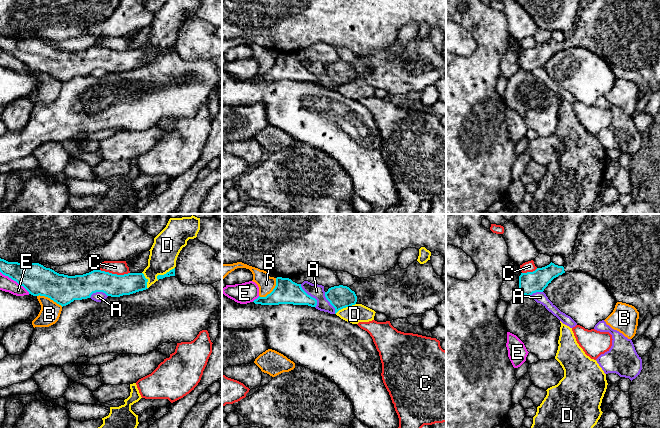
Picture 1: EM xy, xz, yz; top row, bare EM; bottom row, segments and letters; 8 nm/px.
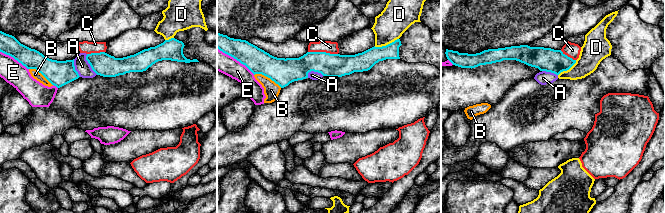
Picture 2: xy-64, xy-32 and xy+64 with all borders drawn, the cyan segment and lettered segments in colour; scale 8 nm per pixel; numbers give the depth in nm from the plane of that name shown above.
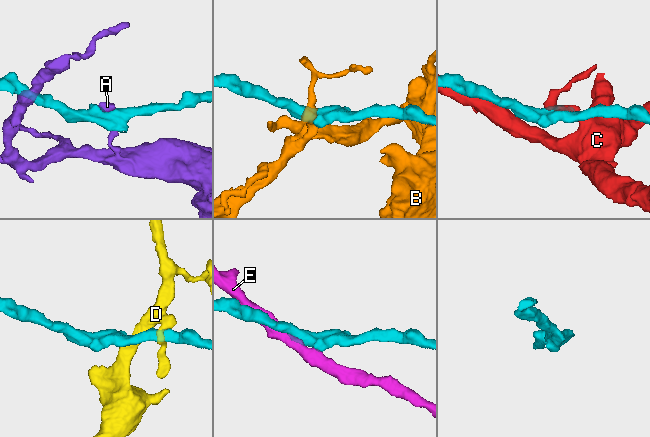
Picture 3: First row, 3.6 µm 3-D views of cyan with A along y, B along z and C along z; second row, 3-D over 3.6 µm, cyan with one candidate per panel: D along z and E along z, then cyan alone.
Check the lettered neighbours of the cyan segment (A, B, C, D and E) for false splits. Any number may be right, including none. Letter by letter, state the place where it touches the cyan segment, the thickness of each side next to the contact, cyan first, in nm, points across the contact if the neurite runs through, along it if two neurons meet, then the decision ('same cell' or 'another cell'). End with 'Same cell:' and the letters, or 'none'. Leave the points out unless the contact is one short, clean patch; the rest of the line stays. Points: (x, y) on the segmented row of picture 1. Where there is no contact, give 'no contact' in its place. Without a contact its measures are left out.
A: xz (310, 296) | 200/120 nm | along xz (300, 284), (316, 300), (315, 307) | another cell
B: xz (273, 290) | 200/140 nm | another cell
C: xy (111, 273) | 190/110 nm | along xy (94, 269), (117, 274), (129, 273) | another cell
D: xy (164, 274) | 50/220 nm | another cell
E: xy (15, 280) | 240/110 nm | another cell
Same cell: none

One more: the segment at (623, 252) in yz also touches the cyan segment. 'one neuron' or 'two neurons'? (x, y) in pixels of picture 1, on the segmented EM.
one neuron

